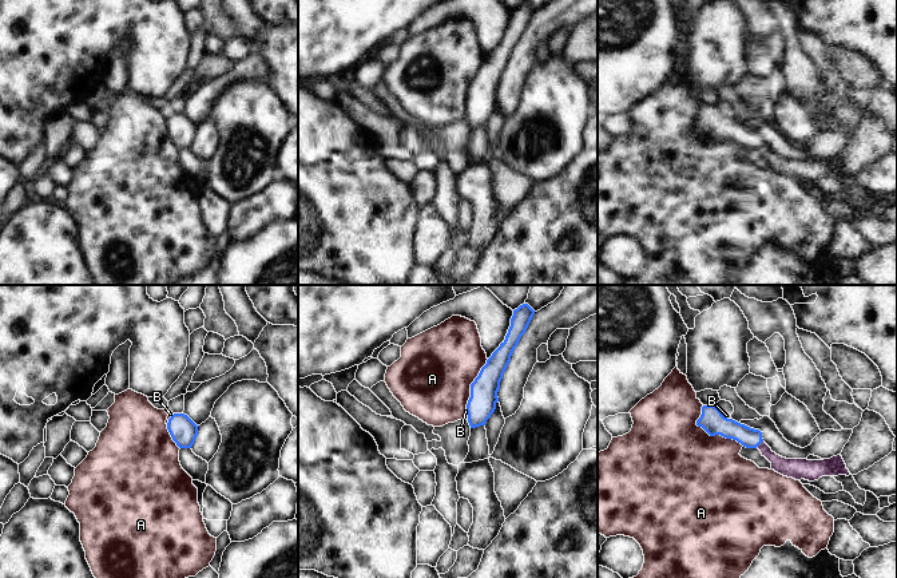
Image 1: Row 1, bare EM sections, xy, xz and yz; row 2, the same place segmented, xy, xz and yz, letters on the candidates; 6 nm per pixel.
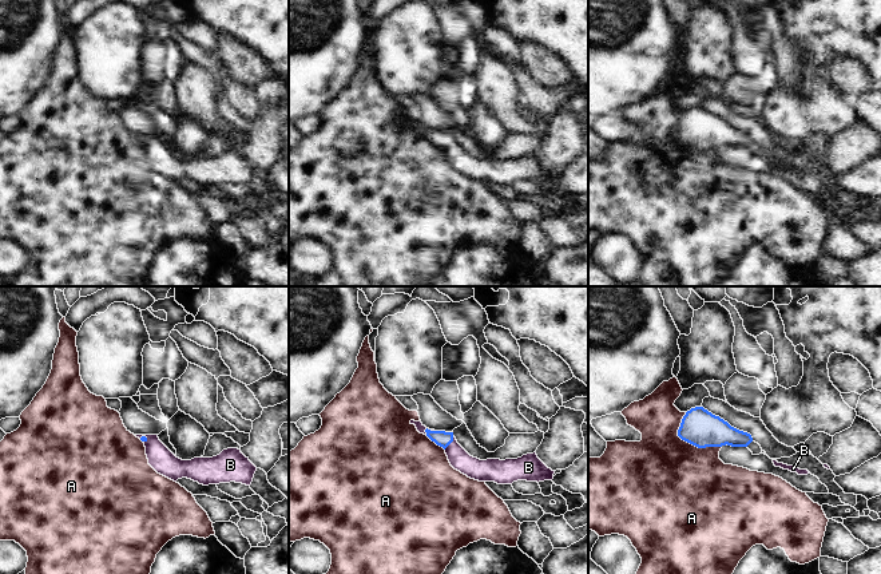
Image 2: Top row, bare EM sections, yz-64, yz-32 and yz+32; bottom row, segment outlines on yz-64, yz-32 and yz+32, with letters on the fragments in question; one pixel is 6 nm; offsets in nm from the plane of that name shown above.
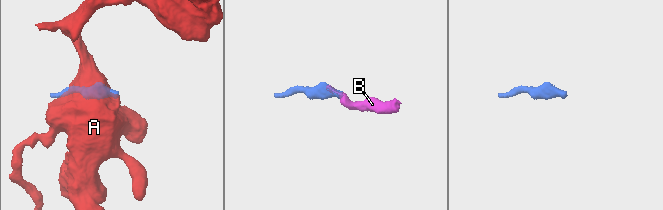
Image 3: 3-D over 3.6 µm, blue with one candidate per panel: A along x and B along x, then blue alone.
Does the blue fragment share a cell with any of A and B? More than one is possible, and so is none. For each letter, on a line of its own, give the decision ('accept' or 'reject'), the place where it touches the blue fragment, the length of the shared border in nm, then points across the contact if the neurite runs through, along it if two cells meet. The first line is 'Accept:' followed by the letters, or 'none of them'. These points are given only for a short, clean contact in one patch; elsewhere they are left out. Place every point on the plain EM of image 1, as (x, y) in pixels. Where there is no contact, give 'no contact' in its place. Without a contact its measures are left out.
Accept: B
A: reject; contact yz (711, 135); length 360 nm
B: accept; contact yz (758, 145); length 60 nm; way yz (729, 129), (751, 138), (758, 145), (780, 165), (788, 167)

